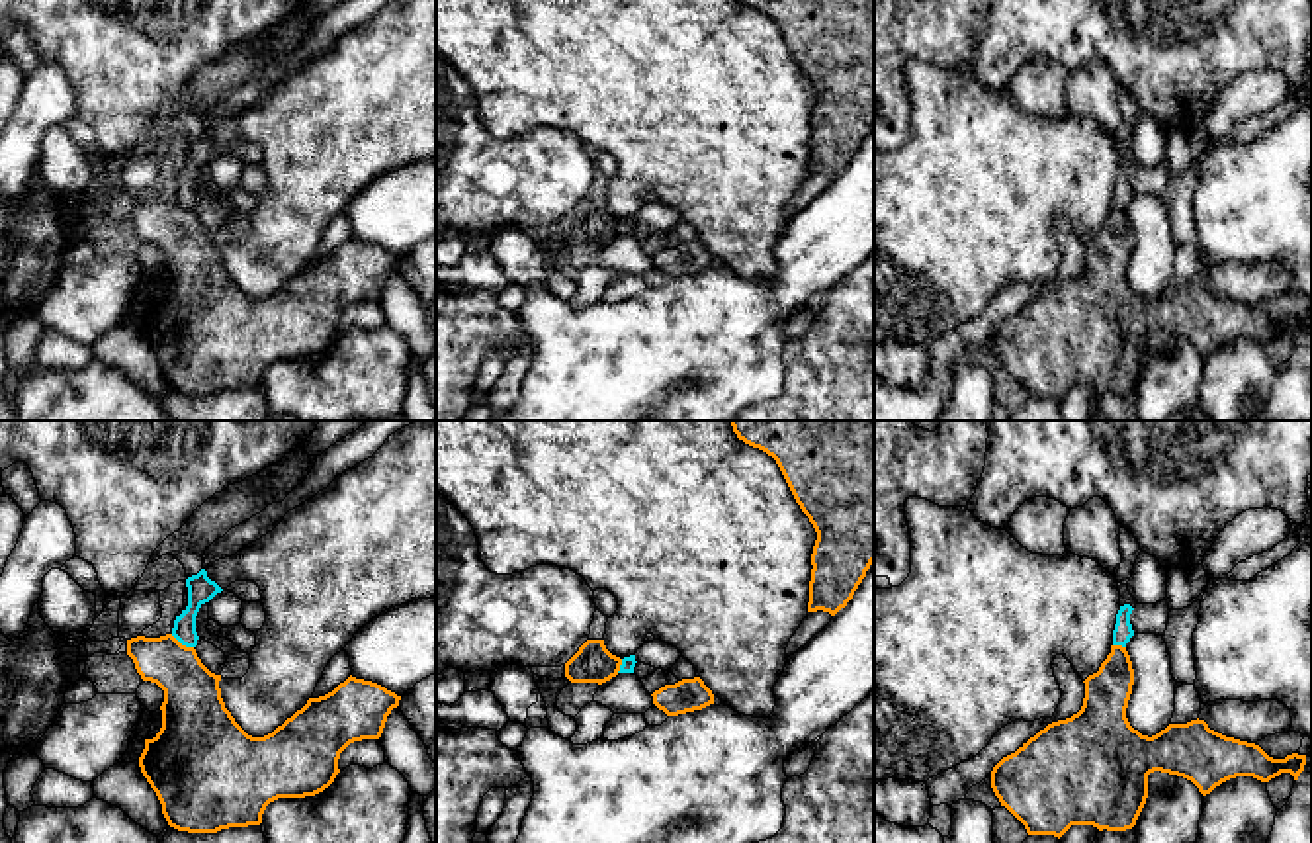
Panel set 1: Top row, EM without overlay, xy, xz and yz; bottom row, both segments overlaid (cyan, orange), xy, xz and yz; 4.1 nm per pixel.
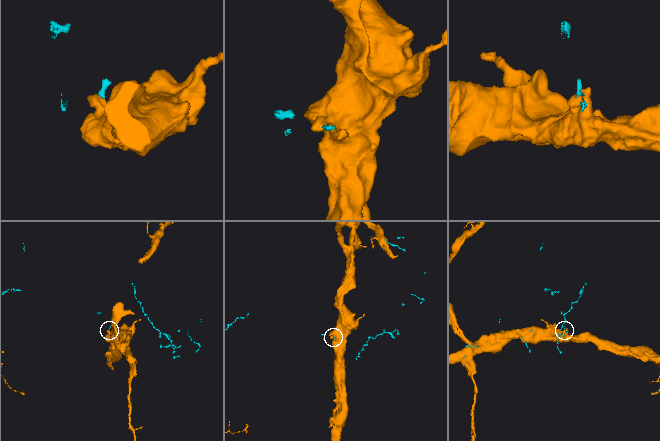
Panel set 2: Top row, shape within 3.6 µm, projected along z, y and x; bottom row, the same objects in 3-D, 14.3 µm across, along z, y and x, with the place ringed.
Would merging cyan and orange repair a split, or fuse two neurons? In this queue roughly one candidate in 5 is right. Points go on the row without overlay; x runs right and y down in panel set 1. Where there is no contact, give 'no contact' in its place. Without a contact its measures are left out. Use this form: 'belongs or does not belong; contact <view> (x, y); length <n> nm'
does not belong; contact xy (182, 206); length 110 nm

